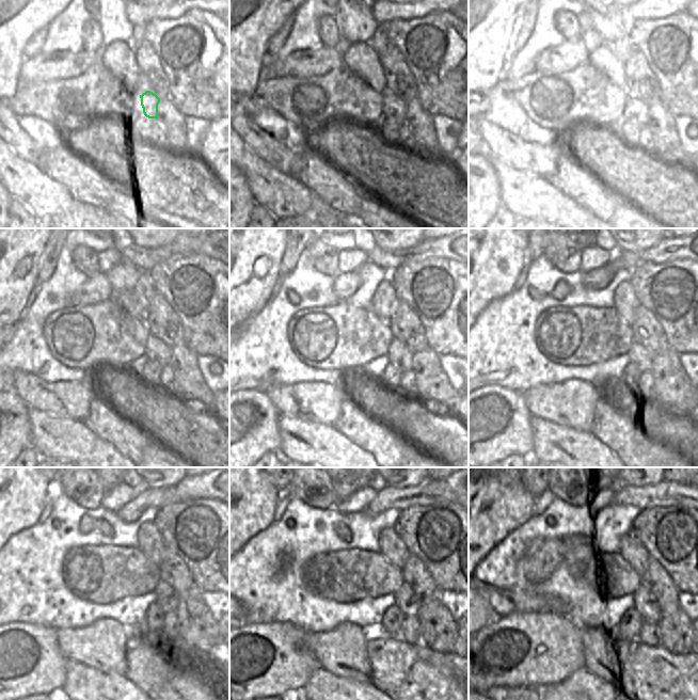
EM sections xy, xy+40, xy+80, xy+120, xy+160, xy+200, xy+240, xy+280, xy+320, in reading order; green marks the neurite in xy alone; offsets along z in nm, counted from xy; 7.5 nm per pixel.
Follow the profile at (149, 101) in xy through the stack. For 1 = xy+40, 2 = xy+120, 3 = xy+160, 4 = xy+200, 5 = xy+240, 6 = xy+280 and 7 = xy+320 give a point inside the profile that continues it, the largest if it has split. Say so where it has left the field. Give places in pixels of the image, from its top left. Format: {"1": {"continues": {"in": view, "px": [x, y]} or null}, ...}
{"1": {"continues": {"in": "xy+40", "px": [393, 107]}}, "2": {"continues": {"in": "xy+120", "px": [156, 350]}}, "3": {"continues": {"in": "xy+160", "px": [399, 354]}}, "4": {"continues": {"in": "xy+200", "px": [640, 356]}}, "5": {"continues": {"in": "xy+240", "px": [167, 598]}}, "6": {"continues": {"in": "xy+280", "px": [406, 599]}}, "7": {"continues": {"in": "xy+320", "px": [645, 601]}}}

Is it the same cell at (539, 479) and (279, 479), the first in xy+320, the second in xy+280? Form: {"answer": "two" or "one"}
{"answer": "one"}

